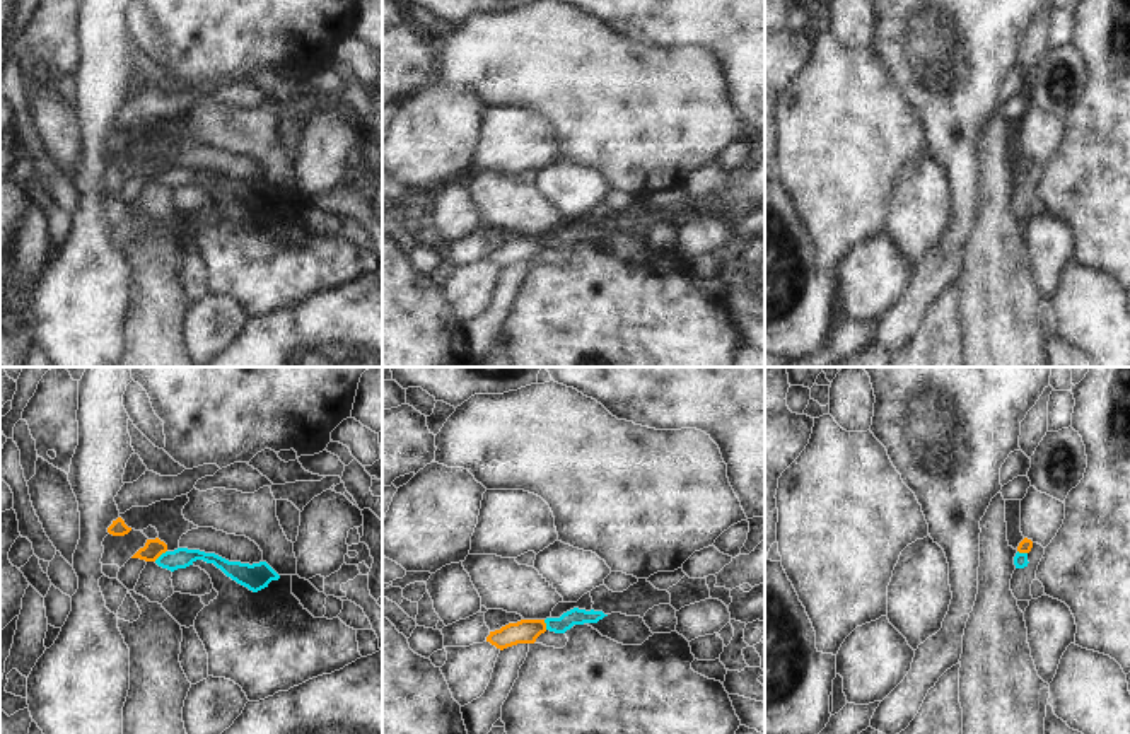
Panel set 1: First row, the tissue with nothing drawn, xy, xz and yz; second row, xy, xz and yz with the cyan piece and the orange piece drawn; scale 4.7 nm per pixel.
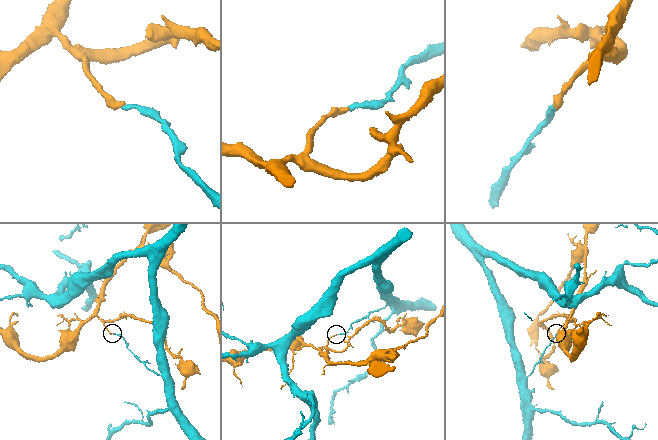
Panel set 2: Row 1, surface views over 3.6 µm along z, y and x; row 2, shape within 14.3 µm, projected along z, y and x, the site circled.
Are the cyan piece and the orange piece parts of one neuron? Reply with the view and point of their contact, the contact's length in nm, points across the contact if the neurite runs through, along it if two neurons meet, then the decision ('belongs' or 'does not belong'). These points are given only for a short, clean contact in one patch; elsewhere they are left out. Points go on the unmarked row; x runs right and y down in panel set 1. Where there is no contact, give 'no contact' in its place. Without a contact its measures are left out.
xy (161, 173) | 80 nm | along xy (166, 168), (154, 178) | does not belong

